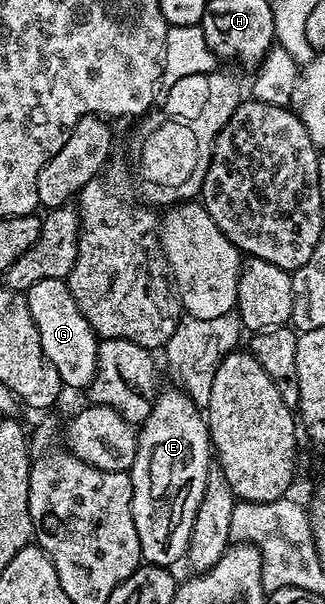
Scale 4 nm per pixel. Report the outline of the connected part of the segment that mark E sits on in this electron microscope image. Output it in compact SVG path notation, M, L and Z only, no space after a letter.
M175 390L175 392L160 391L156 395L155 403L151 405L149 418L143 421L137 435L139 437L137 454L133 458L133 466L129 473L133 486L133 526L137 526L137 538L141 542L143 560L148 564L156 564L159 568L171 568L178 560L180 563L186 557L189 546L189 530L193 530L193 518L197 518L197 506L201 506L201 494L205 494L205 474L208 473L208 466L213 462L211 434L207 431L207 421L200 408L190 400L184 391Z

